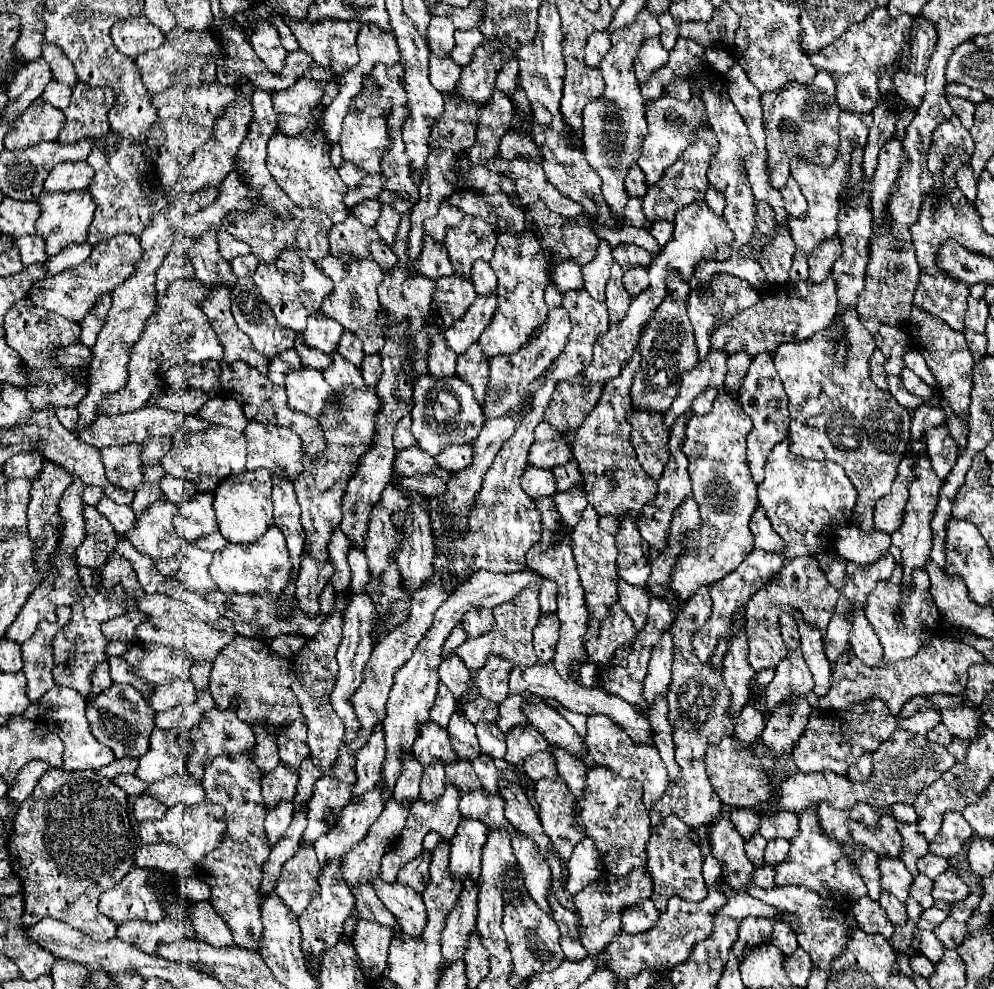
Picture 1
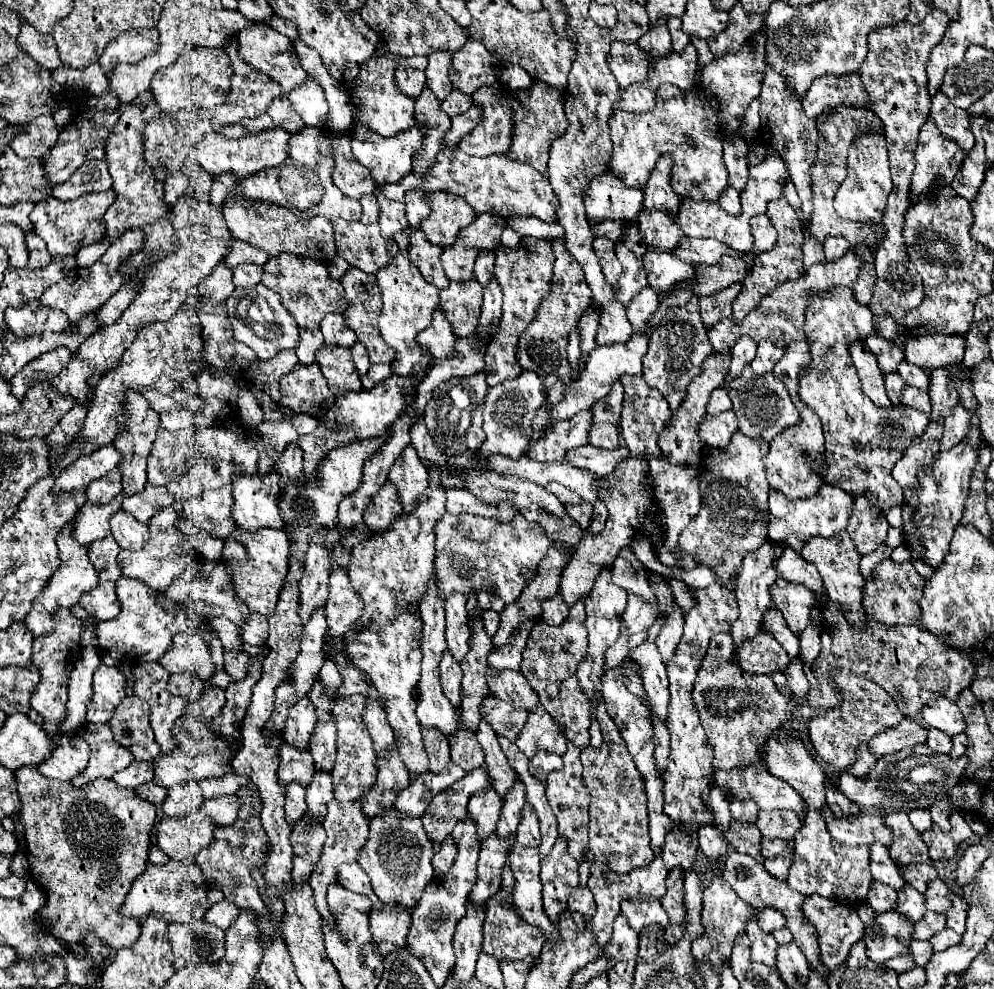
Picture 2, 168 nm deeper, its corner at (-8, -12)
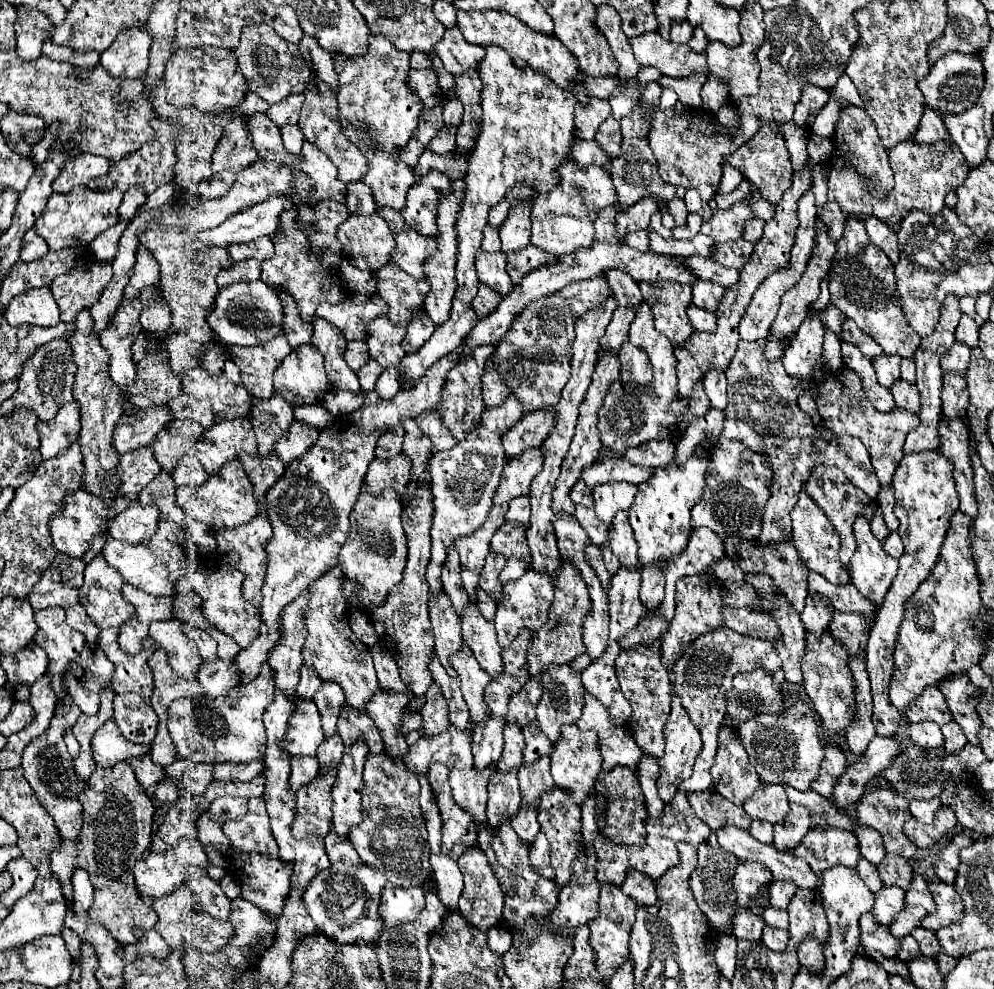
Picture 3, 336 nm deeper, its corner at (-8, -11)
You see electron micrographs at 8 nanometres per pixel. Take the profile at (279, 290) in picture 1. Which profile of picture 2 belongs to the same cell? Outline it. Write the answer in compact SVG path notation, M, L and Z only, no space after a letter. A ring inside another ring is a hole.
M292 255L270 257L264 263L262 283L282 297L284 309L296 319L298 327L306 329L306 331L318 329L324 315L342 313L344 305L346 305L346 297L344 297L344 289L342 289L340 281L332 279L328 273L328 267L320 261L292 257Z

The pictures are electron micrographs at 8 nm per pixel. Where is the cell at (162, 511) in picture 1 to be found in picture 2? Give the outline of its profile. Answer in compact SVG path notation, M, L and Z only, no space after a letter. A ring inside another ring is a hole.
M174 507L160 509L152 517L152 521L150 521L150 539L148 539L148 545L144 545L138 551L138 561L136 561L136 551L134 549L126 549L118 555L118 565L120 565L124 575L140 579L156 591L166 591L170 587L170 583L176 581L184 573L184 569L190 567L190 563L192 563L190 539L188 539L188 535L184 535L180 531L178 513L176 513Z

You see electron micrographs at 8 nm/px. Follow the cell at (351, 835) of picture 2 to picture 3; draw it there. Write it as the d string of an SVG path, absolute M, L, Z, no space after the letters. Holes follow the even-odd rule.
M356 738L356 742L346 744L342 762L338 764L338 780L332 786L332 824L340 836L348 836L348 828L360 824L360 788L362 788L362 768L368 754L368 746L364 738Z

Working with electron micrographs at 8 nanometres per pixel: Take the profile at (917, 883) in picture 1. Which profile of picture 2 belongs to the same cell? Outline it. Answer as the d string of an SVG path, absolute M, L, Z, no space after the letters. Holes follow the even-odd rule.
M910 885L898 893L898 907L896 911L904 913L912 923L924 919L926 915L926 905L924 905L924 895Z

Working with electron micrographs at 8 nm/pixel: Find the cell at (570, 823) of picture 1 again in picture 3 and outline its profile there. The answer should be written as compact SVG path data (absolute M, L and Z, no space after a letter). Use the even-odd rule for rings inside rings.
M568 724L562 728L560 738L554 744L554 754L552 754L552 778L556 784L564 784L564 788L568 788L574 796L574 800L578 804L582 804L582 800L588 796L588 792L594 786L594 780L600 772L602 766L602 756L600 756L600 748L596 748L596 732L594 730L578 730L576 724Z

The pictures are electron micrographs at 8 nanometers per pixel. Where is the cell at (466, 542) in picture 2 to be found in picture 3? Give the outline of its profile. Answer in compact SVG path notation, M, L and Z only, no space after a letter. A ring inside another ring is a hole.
M506 522L496 532L494 542L492 542L492 548L496 548L506 558L516 556L520 560L530 560L530 556L528 556L528 544L524 540L526 540L526 528L520 526L520 523Z

